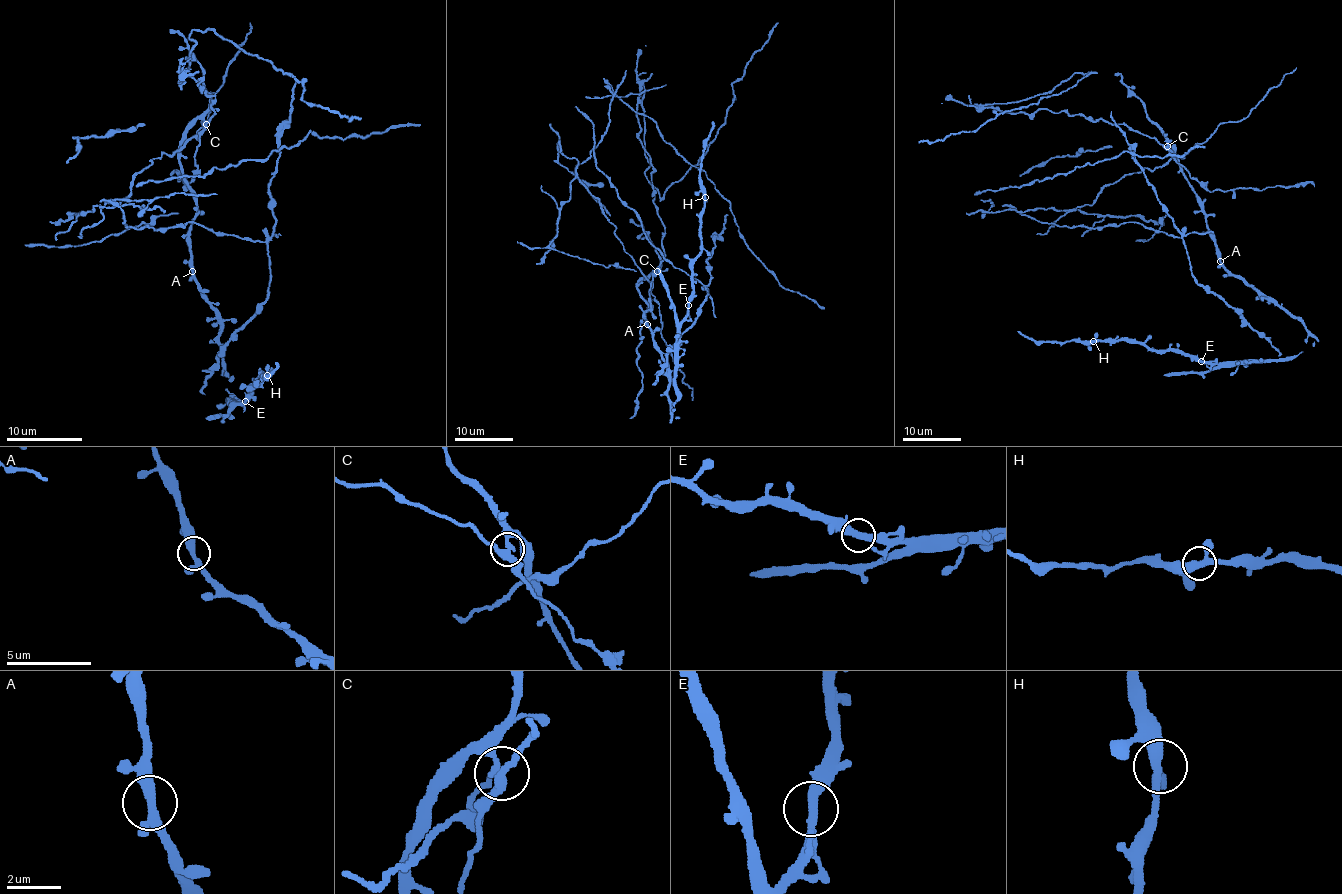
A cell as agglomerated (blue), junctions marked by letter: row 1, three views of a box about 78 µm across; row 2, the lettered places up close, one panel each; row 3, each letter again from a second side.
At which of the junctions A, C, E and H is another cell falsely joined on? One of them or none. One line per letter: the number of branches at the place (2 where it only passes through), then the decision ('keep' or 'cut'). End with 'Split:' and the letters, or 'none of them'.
A: branches 3; keep
C: branches 3; cut
E: branches 3; keep
H: branches 3; keep
Split: C

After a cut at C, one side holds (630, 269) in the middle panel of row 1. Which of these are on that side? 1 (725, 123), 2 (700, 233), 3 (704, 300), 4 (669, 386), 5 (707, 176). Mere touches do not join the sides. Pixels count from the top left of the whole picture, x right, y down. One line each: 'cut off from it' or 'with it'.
1: with it
2: cut off from it
3: with it
4: cut off from it
5: with it

